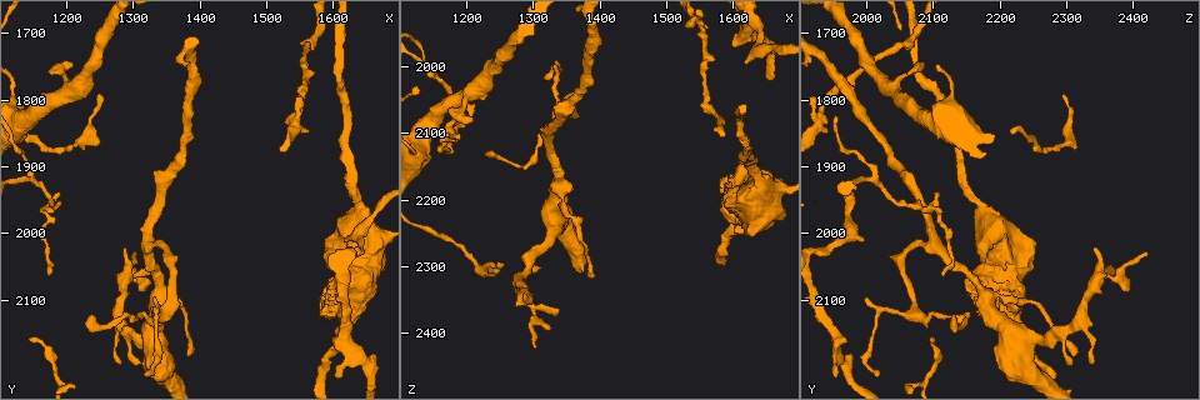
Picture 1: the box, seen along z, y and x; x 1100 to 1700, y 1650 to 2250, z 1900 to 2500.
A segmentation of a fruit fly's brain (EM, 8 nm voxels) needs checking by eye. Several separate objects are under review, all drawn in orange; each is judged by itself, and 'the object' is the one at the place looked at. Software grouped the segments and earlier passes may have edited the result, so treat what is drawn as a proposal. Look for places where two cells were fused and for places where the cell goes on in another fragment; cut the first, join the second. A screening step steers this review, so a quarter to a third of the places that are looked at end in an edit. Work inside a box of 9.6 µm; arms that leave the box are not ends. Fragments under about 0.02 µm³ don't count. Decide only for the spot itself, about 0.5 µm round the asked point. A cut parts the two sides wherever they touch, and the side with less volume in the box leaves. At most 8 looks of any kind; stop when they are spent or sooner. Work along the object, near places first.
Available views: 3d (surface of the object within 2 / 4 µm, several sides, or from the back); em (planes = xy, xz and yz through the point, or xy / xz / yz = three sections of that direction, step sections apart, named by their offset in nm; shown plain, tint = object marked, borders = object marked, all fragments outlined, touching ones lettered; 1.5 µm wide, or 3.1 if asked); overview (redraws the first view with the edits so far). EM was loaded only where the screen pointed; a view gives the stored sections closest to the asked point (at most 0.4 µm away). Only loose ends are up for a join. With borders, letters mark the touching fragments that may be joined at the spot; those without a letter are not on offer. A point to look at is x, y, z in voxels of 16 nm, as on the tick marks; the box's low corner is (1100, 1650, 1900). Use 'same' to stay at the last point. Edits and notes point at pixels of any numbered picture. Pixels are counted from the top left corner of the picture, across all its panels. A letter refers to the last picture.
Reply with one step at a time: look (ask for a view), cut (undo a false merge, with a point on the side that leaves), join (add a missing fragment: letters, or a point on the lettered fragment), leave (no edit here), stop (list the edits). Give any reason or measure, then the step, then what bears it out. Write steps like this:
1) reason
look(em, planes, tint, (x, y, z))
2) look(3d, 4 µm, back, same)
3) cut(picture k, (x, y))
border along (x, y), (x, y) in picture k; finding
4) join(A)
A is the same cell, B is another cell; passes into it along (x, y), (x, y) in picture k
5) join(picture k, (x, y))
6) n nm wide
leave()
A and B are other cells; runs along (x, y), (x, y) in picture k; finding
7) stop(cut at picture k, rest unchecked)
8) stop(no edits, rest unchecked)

tapers out
look(3d, 4 µm, (1250, 1790, 2295))

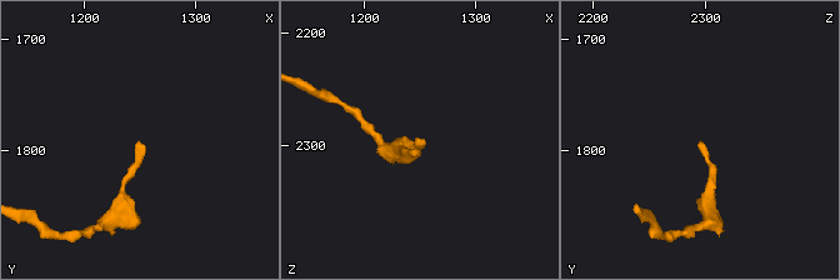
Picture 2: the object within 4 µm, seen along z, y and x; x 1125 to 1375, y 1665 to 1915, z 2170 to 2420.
shape alone is not enough
look(em, yz, step 4, borders, (1252, 1792, 2296))

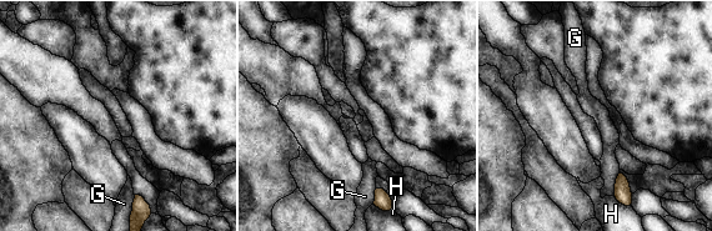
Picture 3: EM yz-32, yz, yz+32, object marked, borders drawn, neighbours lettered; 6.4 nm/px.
cut it another way
look(em, planes, borders, same)

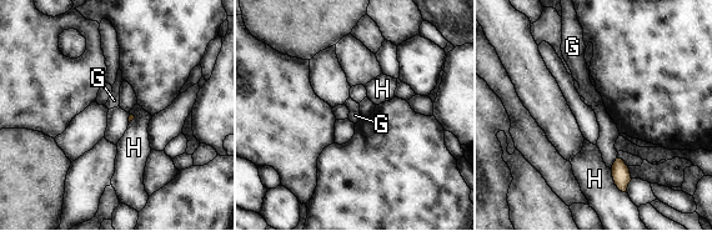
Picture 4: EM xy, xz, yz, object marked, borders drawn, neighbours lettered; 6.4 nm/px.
H touches over 170 nm
leave()
G and H are other cells; no lettered fragment goes on from it

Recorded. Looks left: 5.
an open end
look(3d, 4 µm, (1205, 1745, 2085))

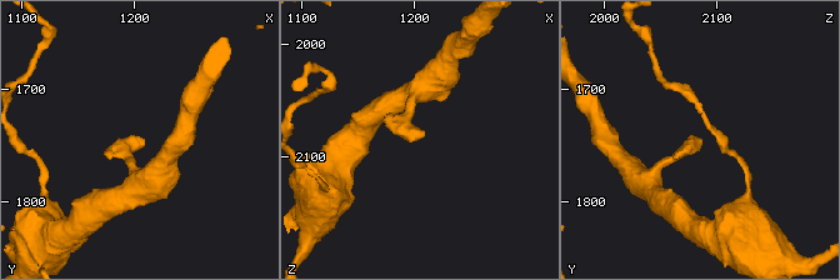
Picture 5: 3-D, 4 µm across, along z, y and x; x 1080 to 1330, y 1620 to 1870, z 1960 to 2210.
shape alone is not enough
look(em, planes, borders, (1210, 1746, 2082))

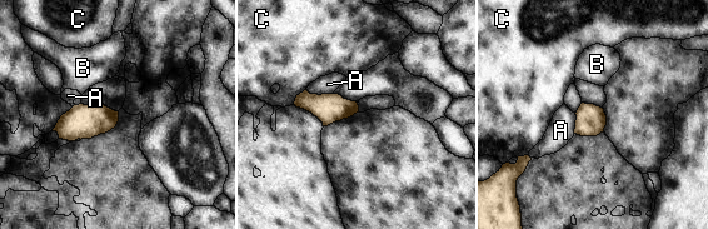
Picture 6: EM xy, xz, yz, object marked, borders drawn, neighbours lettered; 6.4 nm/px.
170 nm wide
leave()
A, B and C are other cells; border along (305, 89), (310, 93), (333, 94) in picture 6; no lettered fragment goes on from it

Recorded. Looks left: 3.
an open end
look(em, xy, step 8, borders, (1170, 2060, 2110))

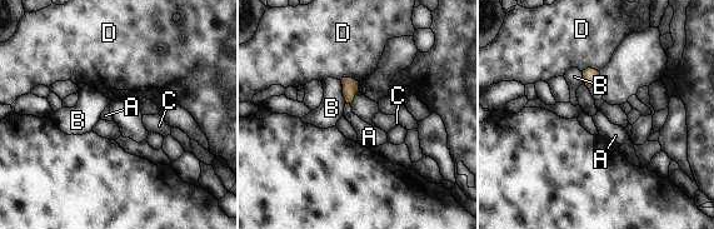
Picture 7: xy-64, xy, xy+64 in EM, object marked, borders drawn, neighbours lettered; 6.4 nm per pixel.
leave()
A, B, C and D are other cells; no lettered fragment goes on from it

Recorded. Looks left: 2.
stop(no edits, rest unchecked)

